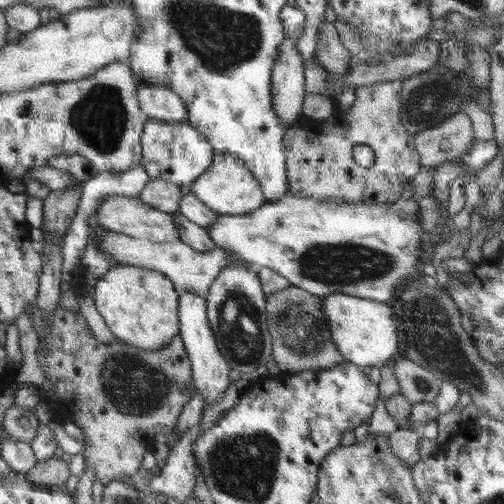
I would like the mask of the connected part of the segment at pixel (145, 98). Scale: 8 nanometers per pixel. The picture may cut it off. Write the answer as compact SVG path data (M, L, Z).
M137 85L137 99L148 120L184 121L187 117L184 101L165 86Z

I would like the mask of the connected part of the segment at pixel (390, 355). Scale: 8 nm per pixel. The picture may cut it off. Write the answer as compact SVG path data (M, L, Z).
M329 294L323 297L322 308L328 321L330 338L340 355L359 368L389 365L400 356L396 342L396 323L393 312L385 302L345 294Z

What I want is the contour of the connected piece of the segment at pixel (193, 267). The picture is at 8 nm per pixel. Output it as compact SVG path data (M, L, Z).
M98 231L95 236L101 250L105 250L105 253L113 260L117 260L120 265L141 266L165 274L173 282L179 295L195 294L206 298L216 277L227 267L227 264L231 264L231 258L220 247L202 252L194 250L180 239L152 242L145 238L132 238L130 235L116 231Z

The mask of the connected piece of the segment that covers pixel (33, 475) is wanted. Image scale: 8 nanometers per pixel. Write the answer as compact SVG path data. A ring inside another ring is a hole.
M49 458L46 460L38 460L37 465L29 470L25 477L37 486L46 486L47 488L55 488L56 486L65 486L71 477L68 462L64 458Z

